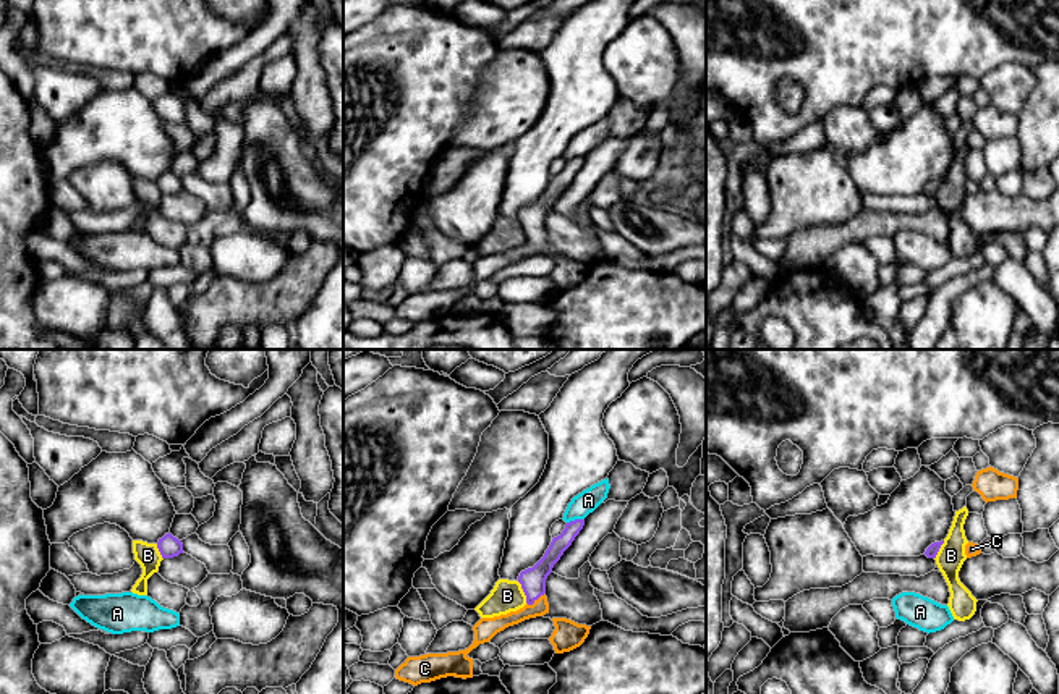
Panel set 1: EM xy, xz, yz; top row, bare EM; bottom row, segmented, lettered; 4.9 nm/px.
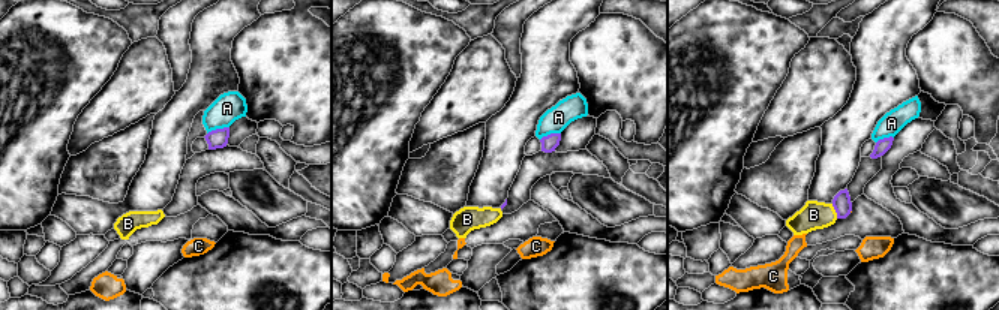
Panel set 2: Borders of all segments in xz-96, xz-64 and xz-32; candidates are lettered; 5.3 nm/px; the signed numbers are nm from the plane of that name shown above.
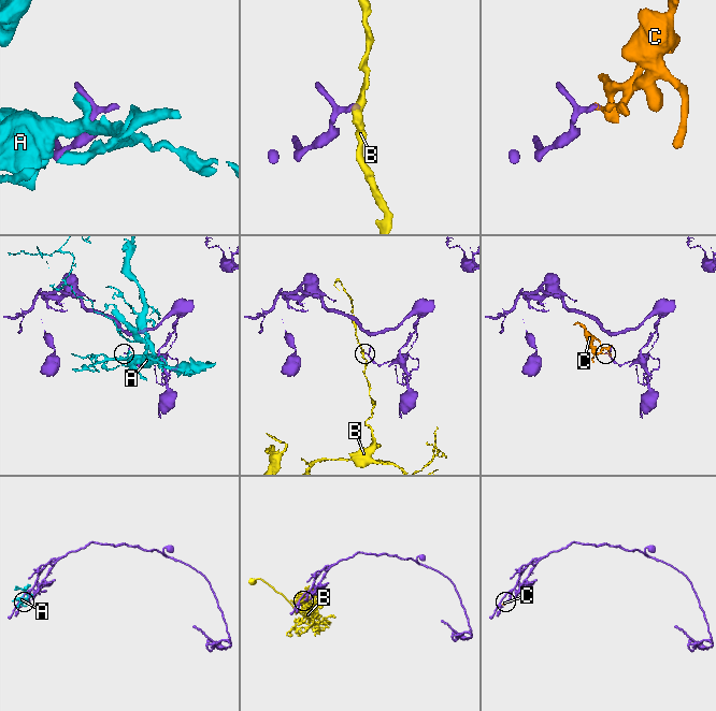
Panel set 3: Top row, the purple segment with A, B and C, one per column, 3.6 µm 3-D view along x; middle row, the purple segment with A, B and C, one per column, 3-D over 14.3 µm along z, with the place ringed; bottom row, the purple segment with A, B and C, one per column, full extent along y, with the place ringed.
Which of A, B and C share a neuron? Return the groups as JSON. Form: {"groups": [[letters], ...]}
{"groups": [["A"], ["B"], ["C"]]}

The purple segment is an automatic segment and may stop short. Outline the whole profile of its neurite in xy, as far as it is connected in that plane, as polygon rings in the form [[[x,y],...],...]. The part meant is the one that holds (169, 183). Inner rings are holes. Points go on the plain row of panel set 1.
[[[170,170],[165,171],[162,176],[157,180],[157,186],[162,193],[162,196],[173,196],[183,191],[183,181],[176,175],[173,175]]]

